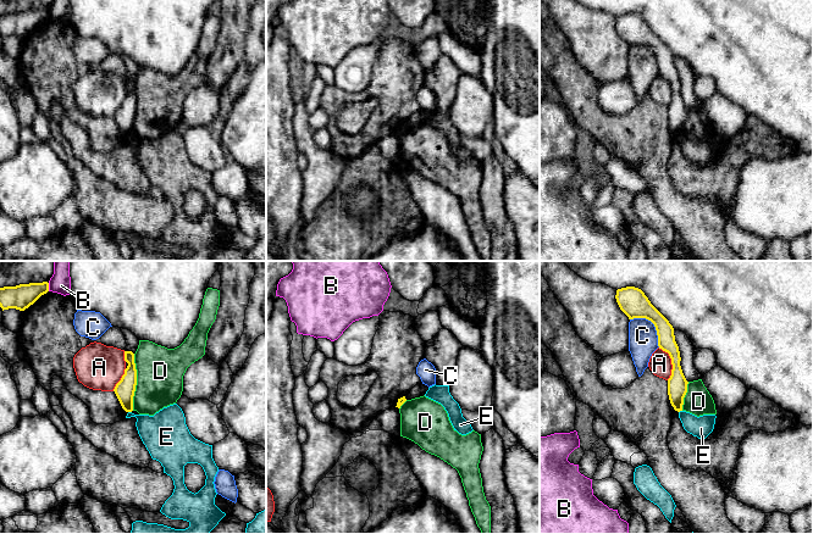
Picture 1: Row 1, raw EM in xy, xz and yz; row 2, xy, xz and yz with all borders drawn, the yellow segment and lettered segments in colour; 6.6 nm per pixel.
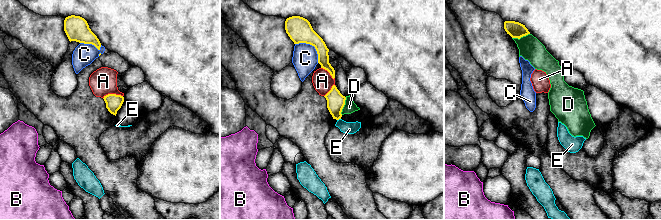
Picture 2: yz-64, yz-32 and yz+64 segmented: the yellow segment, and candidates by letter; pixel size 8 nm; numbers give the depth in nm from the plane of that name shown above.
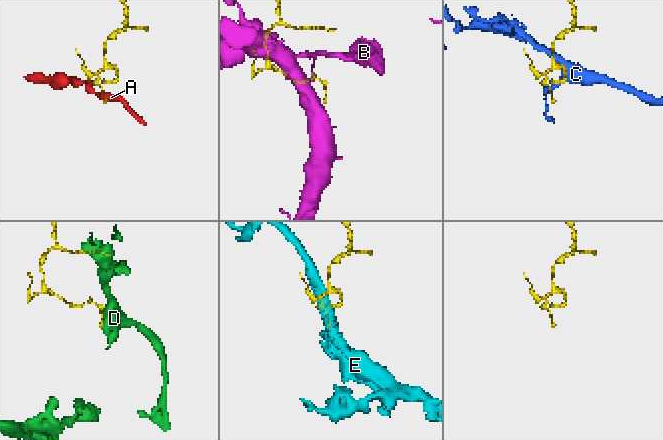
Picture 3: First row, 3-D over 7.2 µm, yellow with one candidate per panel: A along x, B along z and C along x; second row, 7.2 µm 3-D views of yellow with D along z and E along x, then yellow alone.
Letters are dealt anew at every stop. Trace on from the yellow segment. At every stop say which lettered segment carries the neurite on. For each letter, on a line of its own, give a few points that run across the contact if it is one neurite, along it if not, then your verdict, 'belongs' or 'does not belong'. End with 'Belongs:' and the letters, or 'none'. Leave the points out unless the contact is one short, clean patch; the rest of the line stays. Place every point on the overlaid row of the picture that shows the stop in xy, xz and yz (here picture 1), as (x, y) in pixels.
A: yz (658, 348), (664, 350), (670, 359), (672, 374), (668, 379) | does not belong
B: does not belong
C: yz (630, 318), (647, 318), (654, 327), (659, 346) | does not belong
D: does not belong
E: xy (128, 411), (131, 412) | does not belong
Belongs: none

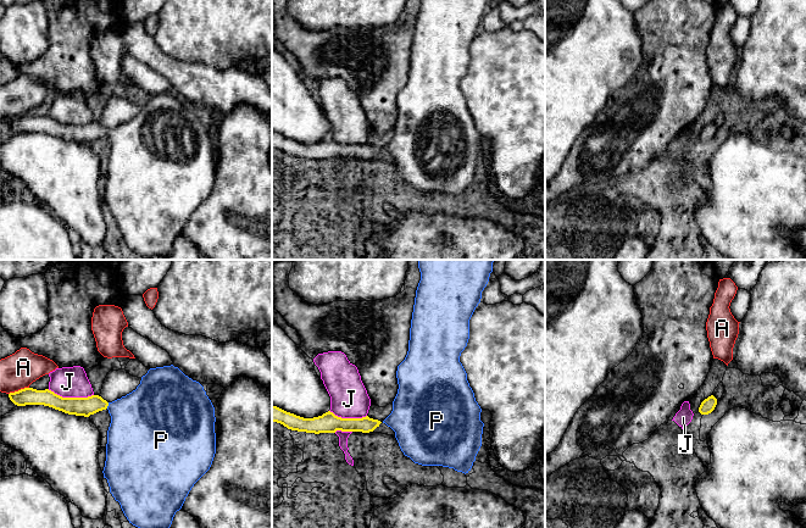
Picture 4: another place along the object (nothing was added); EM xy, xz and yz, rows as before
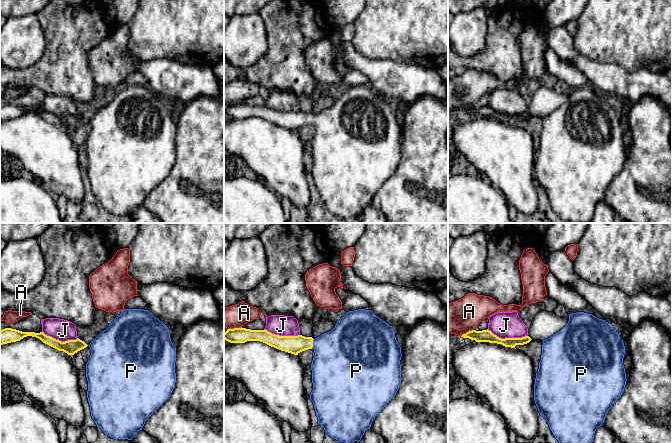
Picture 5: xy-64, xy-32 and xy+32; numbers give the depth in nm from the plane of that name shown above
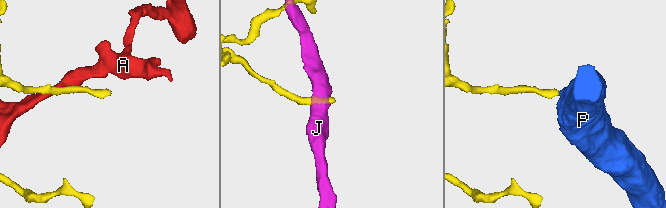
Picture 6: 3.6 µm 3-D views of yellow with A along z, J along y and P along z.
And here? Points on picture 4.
A: xy (28, 387), (9, 394) | does not belong
J: xy (48, 389), (62, 396), (93, 395) | does not belong
P: xy (79, 406), (107, 405), (137, 416), (142, 421) | belongs
Belongs: P

